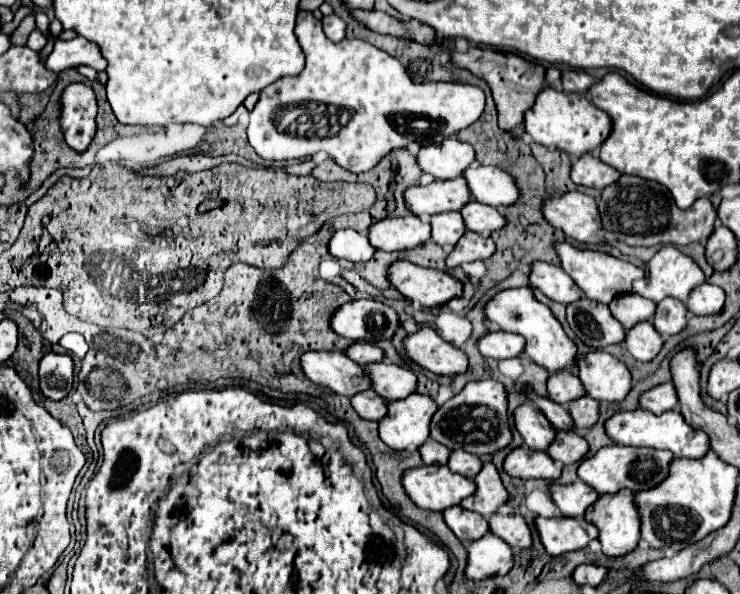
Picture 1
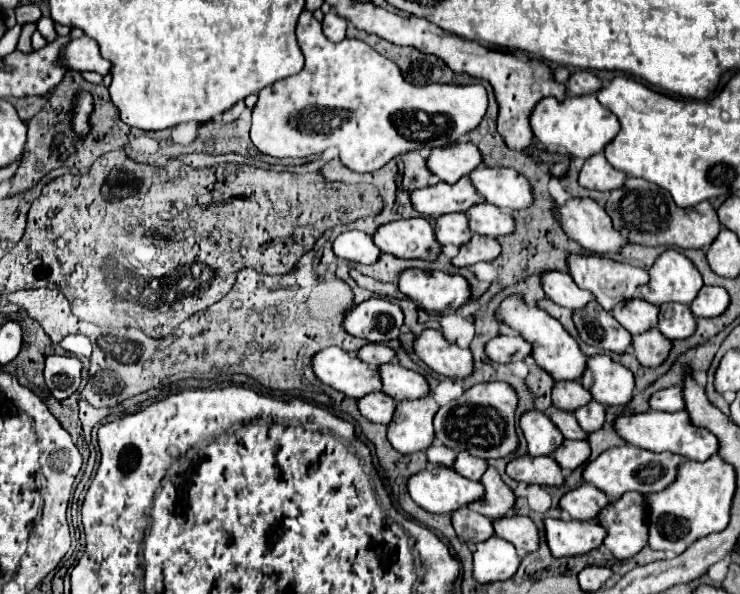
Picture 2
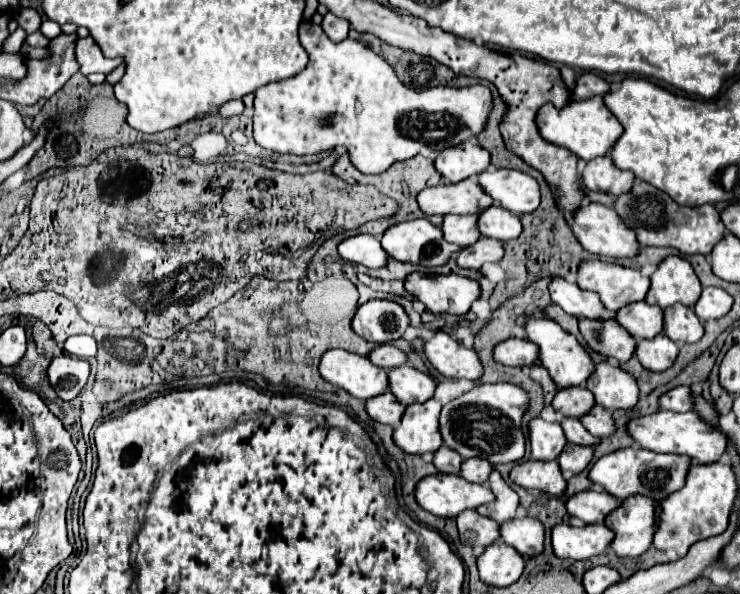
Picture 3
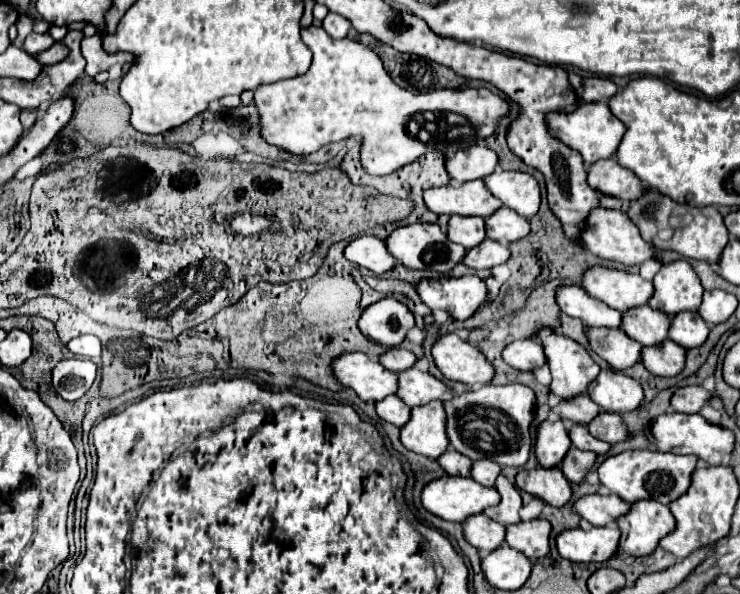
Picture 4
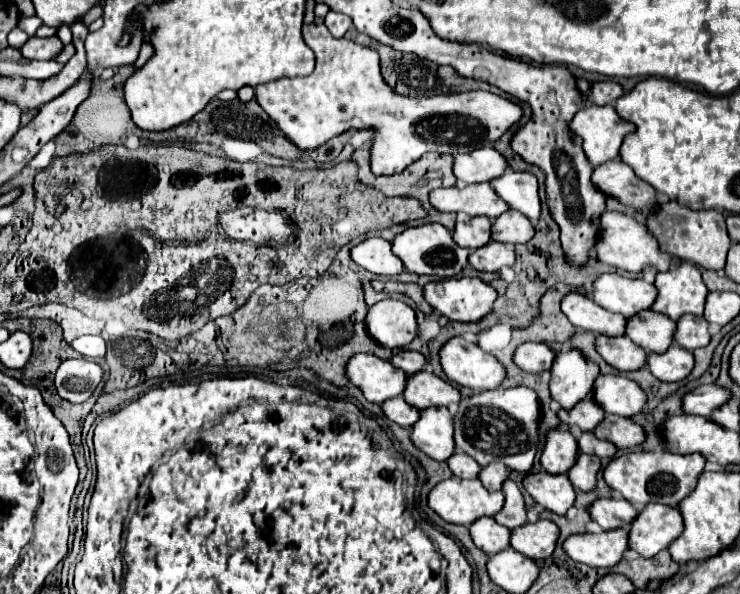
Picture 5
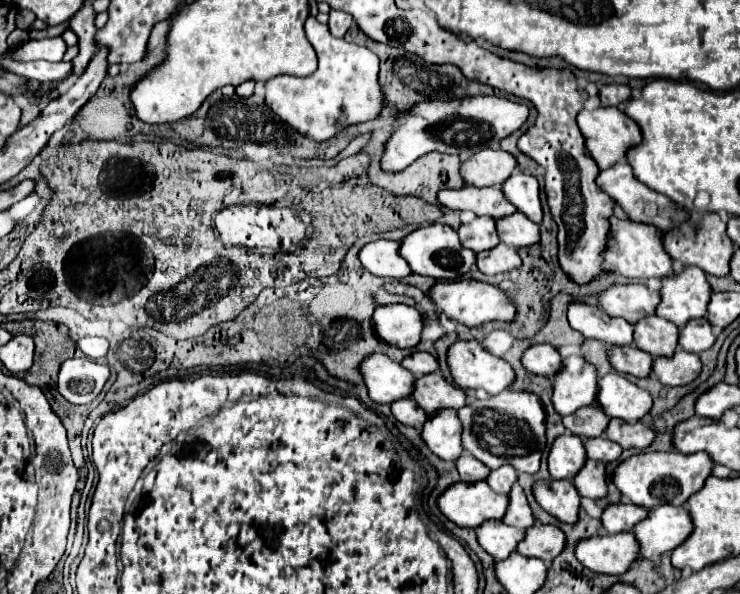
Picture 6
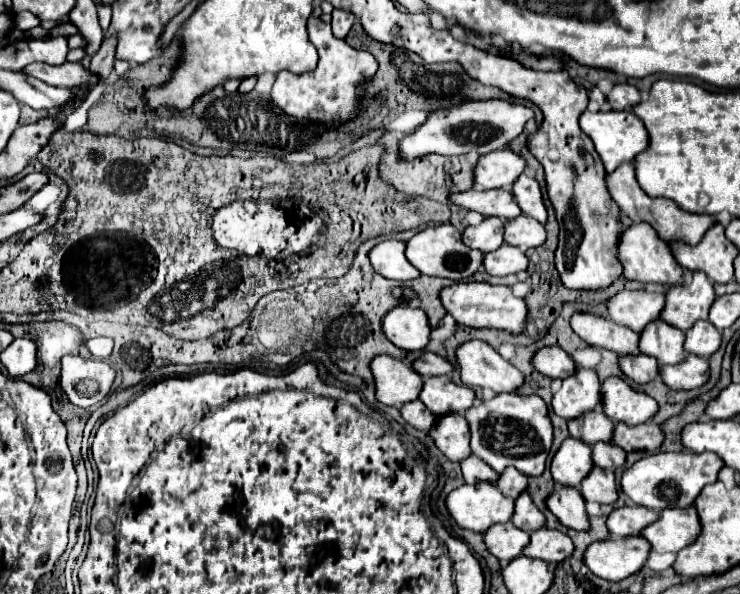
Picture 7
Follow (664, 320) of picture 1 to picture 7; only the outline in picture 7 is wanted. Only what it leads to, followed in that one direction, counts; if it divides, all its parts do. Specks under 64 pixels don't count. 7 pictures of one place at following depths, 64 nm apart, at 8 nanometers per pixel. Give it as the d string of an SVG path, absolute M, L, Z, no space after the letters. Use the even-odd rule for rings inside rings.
M700 320L700 324L692 326L692 332L686 332L684 348L694 356L710 358L714 352L718 352L720 344L722 334L708 320Z

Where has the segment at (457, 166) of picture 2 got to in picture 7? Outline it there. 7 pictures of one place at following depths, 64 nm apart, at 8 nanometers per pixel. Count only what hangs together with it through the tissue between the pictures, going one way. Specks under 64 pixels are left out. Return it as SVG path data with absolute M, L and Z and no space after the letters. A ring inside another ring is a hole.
M510 148L490 152L476 164L476 190L512 188L518 176L524 172L526 160L514 154Z

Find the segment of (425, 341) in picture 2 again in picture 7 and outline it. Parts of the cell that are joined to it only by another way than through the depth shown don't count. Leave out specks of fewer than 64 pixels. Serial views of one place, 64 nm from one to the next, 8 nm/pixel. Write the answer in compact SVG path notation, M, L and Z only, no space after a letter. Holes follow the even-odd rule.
M470 340L458 350L462 384L500 392L516 392L524 384L524 374L504 360L488 342Z

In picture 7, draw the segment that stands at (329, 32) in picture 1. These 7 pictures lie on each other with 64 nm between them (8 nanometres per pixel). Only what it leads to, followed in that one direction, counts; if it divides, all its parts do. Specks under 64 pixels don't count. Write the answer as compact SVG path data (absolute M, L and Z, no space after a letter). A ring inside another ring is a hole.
M334 10L332 12L332 30L334 30L334 36L336 38L346 38L346 34L350 32L354 20L356 20L356 16L352 12Z

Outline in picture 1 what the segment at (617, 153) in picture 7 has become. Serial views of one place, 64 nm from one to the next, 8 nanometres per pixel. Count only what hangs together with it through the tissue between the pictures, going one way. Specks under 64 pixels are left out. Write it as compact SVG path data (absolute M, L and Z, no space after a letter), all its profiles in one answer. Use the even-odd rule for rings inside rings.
M546 88L538 94L534 108L526 112L526 132L542 146L556 146L558 150L580 158L584 152L600 148L612 132L612 118L590 102L588 94L566 94Z

